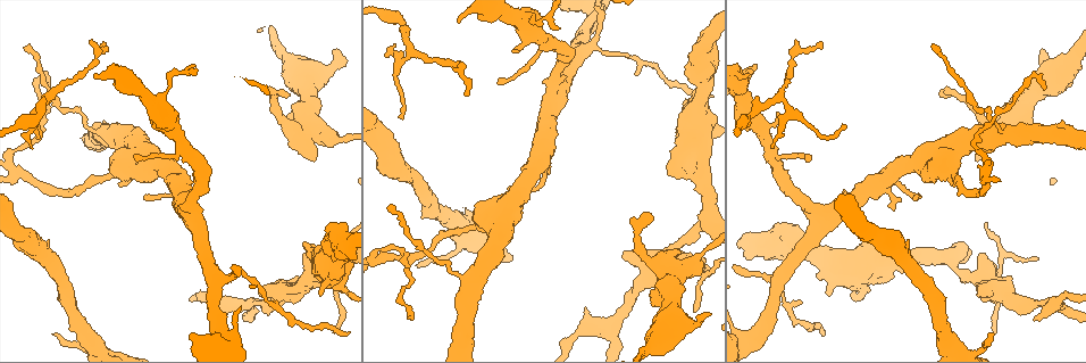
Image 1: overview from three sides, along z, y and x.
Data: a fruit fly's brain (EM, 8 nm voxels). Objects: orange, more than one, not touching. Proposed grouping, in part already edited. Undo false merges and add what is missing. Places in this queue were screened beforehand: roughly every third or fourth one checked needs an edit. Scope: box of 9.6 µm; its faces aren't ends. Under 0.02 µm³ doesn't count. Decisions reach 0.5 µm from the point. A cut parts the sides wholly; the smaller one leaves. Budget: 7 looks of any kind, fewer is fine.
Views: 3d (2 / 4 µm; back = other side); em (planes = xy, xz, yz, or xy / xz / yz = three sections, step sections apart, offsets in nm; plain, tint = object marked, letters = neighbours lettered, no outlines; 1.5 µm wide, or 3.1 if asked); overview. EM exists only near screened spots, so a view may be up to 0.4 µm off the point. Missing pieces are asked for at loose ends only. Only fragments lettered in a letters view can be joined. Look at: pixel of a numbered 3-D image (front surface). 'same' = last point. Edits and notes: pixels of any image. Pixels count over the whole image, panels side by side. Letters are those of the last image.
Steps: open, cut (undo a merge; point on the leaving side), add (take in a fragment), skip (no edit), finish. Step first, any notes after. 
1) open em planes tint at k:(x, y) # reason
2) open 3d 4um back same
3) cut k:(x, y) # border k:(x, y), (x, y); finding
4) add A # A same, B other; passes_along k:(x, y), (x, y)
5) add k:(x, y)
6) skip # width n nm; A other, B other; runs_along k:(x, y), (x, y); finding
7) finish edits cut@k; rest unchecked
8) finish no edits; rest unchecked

open 3d 2um at 1:(49, 97) # looks like a crossing

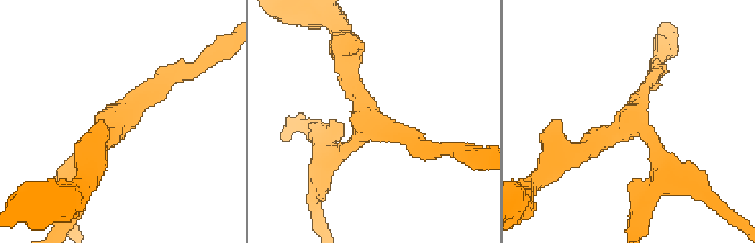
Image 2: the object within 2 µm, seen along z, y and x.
open em planes letters at 2:(623, 124)

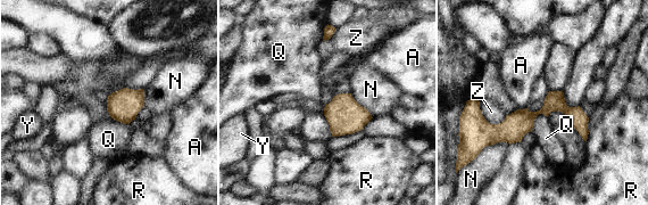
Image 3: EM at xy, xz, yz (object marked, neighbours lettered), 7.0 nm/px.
skip # A other, N other, Q other, R other, Y other, Z other; border 3:(350, 92), (372, 117); continuous, no second neuron

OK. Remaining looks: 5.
open 3d 4um at 1:(467, 95) # long arm stops here

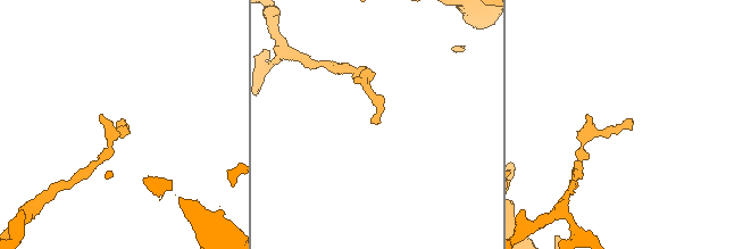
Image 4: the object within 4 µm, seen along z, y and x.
open em xy step 4 tint at 4:(633, 121)

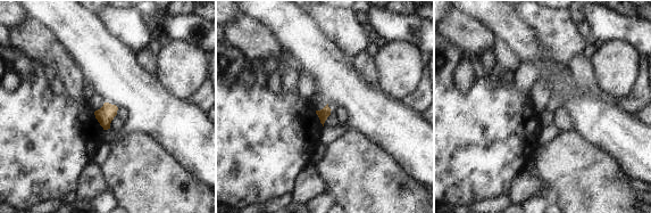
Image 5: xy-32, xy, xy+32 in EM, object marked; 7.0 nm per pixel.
open em planes letters same # cut it another way

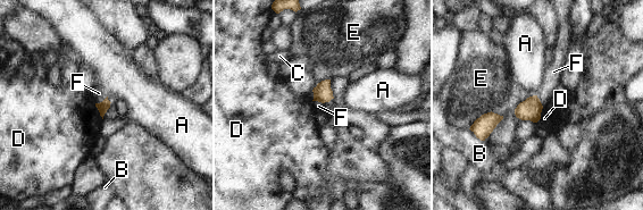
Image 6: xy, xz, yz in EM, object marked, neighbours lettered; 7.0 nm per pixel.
skip # A other, B other, C other, D other, E other, F other; border 6:(107, 95), (95, 103); no lettered fragment goes on from it

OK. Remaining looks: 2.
open em yz step 4 letters at 1:(684, 103)

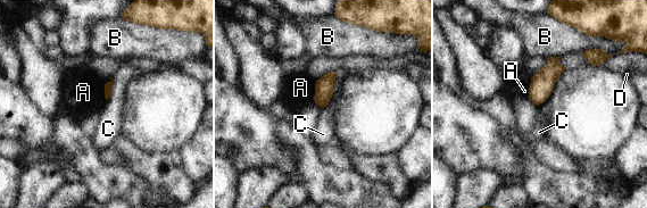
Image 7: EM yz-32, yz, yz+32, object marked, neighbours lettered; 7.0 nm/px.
open em planes letters same # cut it another way

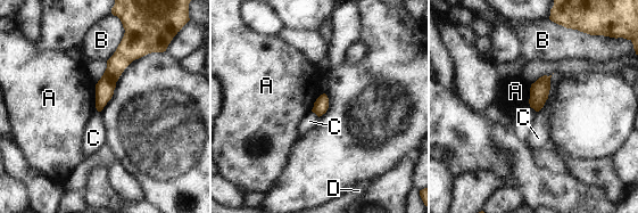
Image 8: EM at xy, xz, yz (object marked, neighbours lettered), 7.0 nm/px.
skip # width 100 nm; A other, B other, C other, D other; runs_along 8:(137, 35), (116, 64), (99, 107); none of them fits

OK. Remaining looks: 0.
finish no edits; rest unchecked

